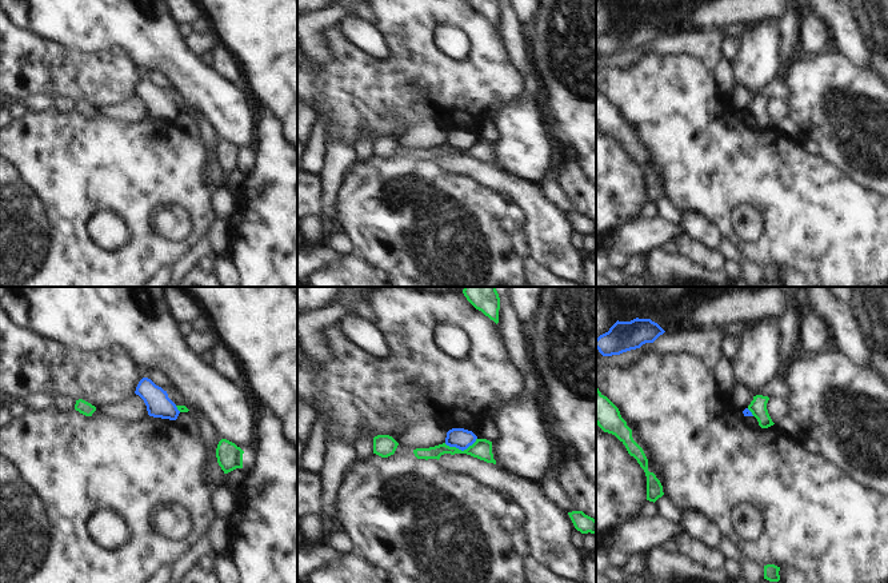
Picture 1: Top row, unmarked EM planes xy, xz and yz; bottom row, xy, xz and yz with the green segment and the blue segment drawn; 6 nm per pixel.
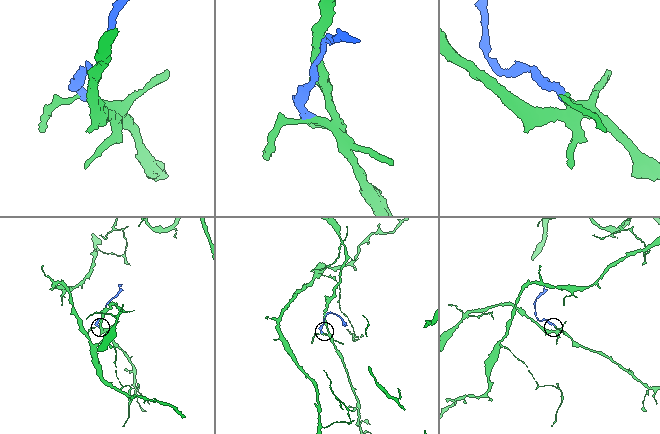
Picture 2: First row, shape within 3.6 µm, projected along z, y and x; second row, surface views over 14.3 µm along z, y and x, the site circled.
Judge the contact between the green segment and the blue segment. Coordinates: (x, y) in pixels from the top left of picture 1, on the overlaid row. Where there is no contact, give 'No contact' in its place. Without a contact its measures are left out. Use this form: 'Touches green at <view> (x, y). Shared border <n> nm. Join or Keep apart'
Touches green at xz (460, 450). Shared border 200 nm. Keep apart

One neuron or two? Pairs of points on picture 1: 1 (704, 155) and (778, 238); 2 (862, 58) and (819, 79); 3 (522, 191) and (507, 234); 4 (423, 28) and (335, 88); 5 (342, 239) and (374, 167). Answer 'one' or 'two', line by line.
1: one
2: two
3: two
4: one
5: two

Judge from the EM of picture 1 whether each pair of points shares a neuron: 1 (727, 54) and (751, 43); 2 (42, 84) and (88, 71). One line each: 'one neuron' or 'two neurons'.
1: two neurons
2: one neuron

